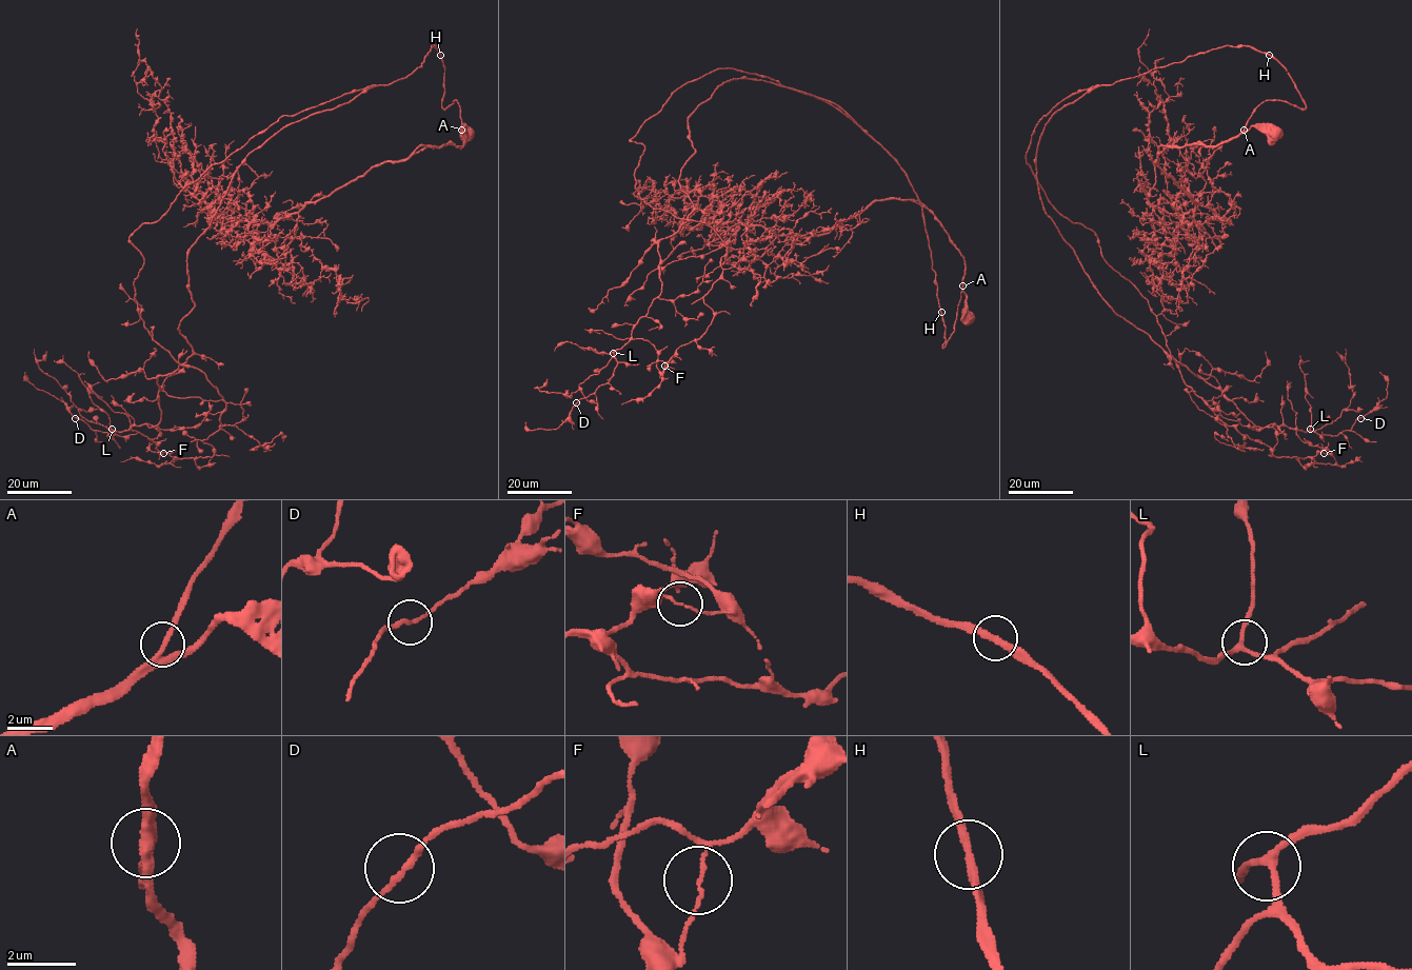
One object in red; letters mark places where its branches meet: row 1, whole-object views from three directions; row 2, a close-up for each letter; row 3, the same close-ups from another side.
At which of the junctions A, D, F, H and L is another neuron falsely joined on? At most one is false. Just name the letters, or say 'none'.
F

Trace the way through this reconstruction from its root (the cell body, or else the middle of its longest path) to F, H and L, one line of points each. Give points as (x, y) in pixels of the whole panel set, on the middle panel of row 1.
F: (968, 317), (962, 286), (942, 348), (899, 163), (733, 78), (631, 332), (664, 365)
H: (968, 317), (962, 286), (954, 331), (942, 348), (945, 324), (940, 312)
L: (968, 317), (962, 286), (942, 348), (899, 163), (835, 104), (733, 78), (688, 119), (693, 210), (613, 353)

